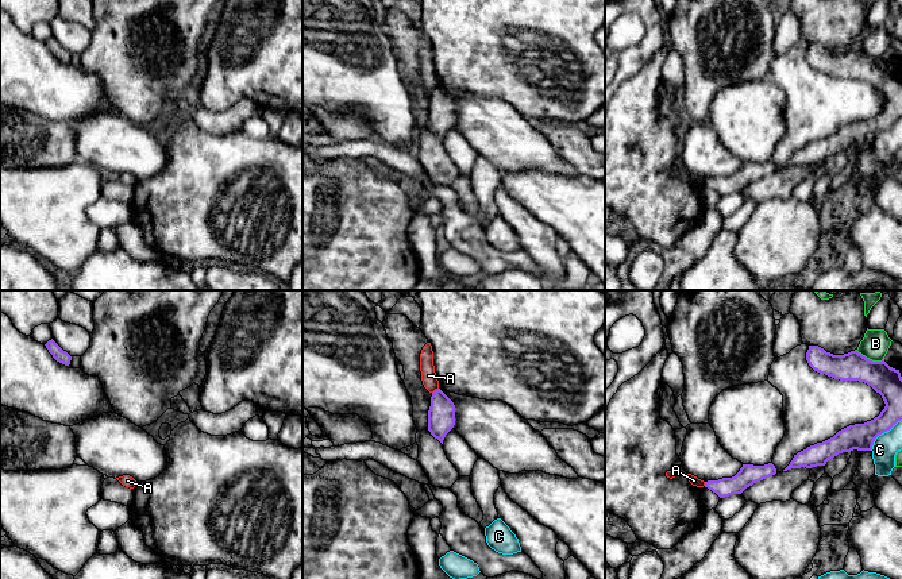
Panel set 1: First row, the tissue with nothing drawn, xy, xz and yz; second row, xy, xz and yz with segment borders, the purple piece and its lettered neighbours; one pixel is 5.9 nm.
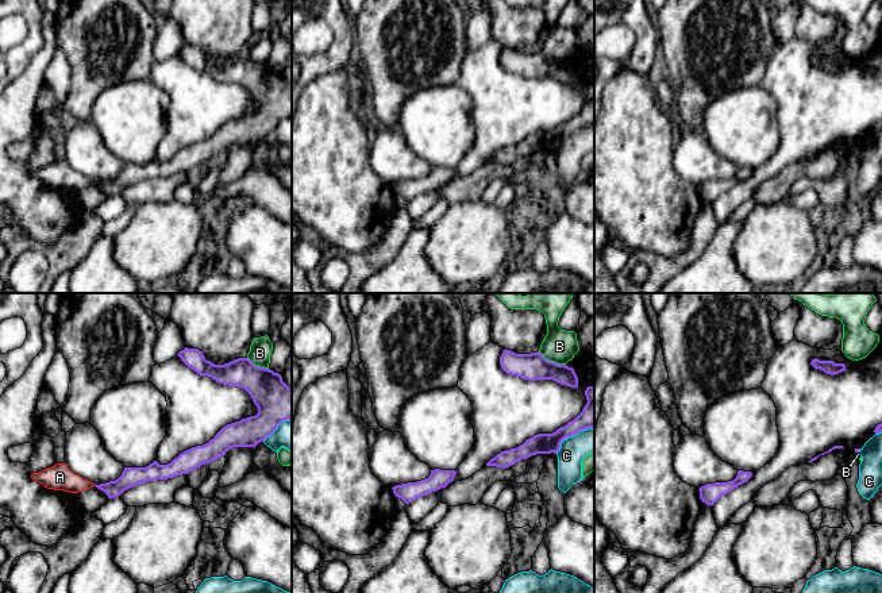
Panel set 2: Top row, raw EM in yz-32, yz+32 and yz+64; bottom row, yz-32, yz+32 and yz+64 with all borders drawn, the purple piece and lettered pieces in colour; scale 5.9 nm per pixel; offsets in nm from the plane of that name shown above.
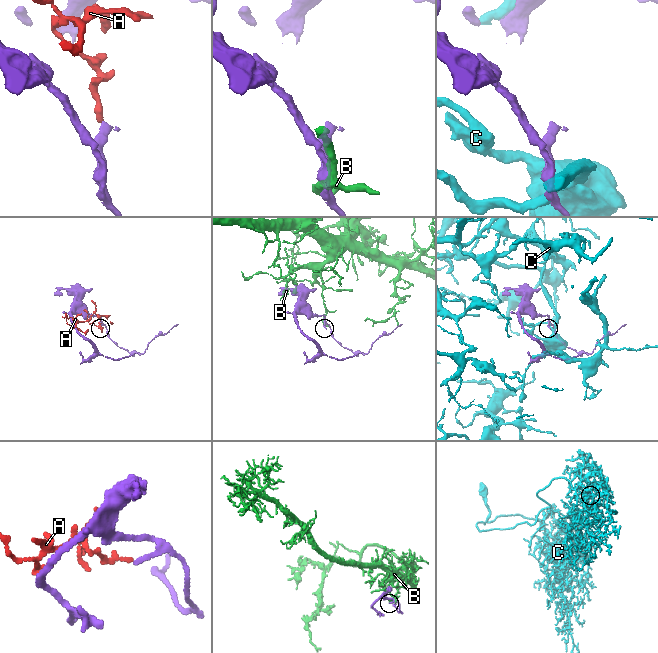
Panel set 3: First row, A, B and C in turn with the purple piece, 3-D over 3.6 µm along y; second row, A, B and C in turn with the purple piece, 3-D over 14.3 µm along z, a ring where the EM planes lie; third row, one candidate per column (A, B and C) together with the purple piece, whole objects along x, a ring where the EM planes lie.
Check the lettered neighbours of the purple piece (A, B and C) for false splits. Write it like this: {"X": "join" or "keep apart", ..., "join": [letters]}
{"A": "keep apart", "B": "keep apart", "C": "keep apart", "join": []}

